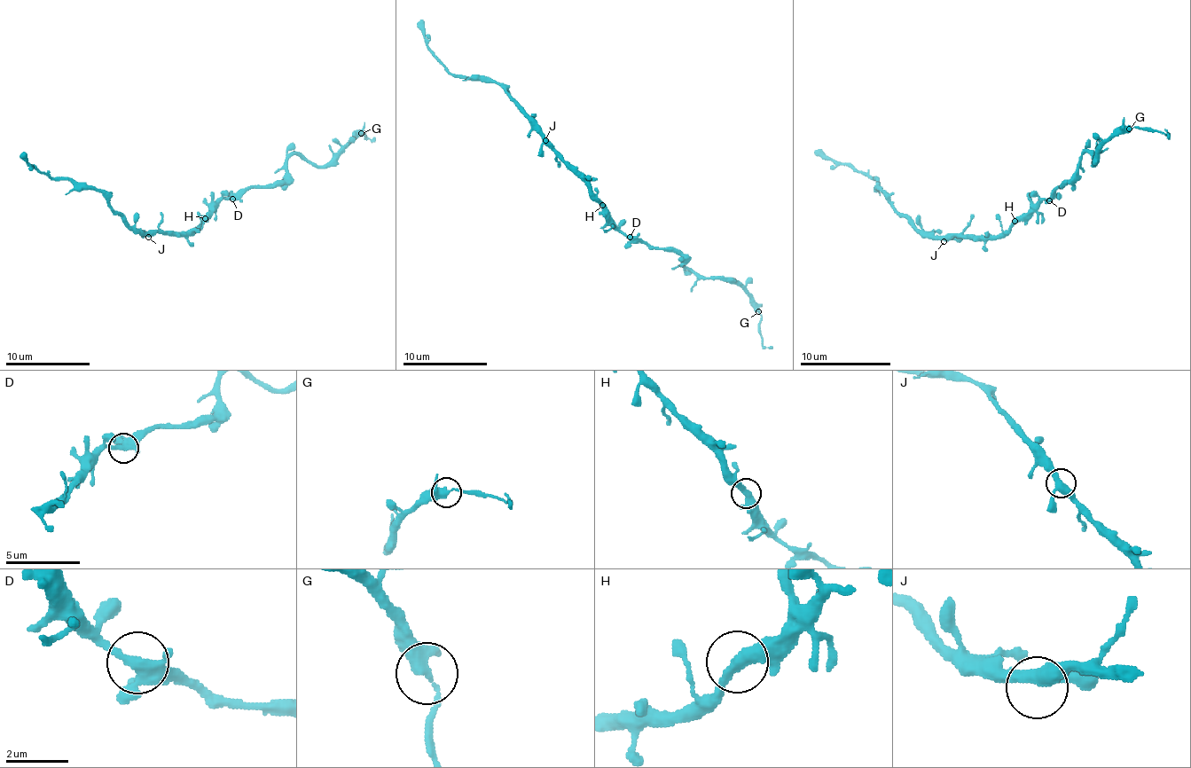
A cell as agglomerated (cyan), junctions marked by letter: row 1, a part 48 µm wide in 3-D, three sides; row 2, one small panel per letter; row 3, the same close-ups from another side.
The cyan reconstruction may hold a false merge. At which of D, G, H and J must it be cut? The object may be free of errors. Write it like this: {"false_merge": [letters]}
{"false_merge": ["G"]}

